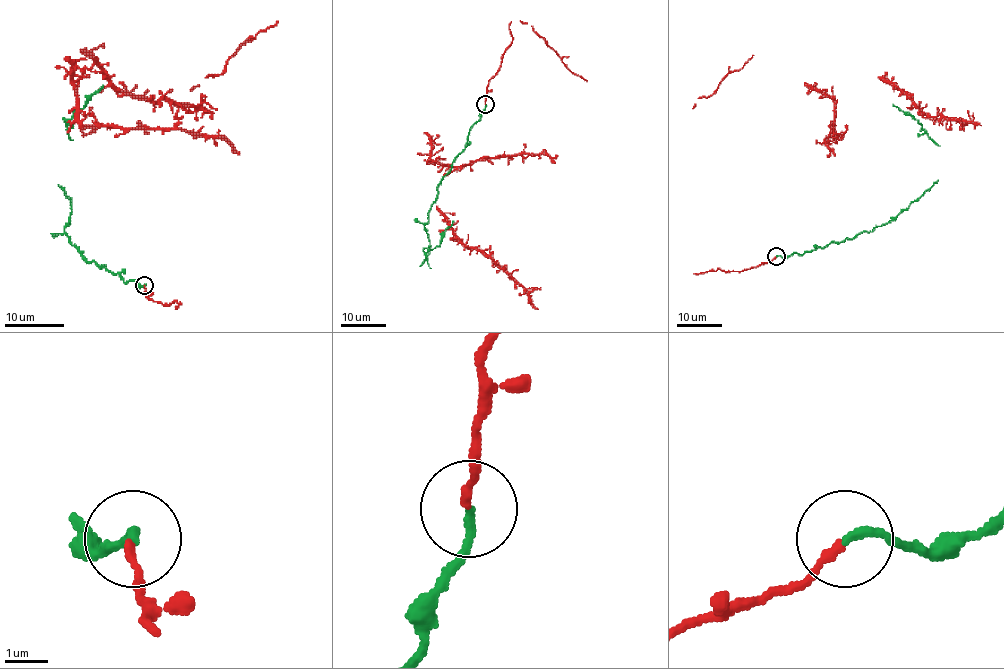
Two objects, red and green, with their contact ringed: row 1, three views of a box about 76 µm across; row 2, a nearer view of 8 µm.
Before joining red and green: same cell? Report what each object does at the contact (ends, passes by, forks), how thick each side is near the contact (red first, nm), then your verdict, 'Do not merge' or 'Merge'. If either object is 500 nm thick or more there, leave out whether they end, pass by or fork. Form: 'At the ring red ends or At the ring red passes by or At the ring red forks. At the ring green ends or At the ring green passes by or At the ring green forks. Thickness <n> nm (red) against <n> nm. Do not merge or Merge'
At the ring red ends. At the ring green ends. Thickness 200 nm (red) against 200 nm. Merge

